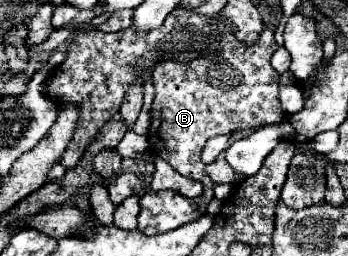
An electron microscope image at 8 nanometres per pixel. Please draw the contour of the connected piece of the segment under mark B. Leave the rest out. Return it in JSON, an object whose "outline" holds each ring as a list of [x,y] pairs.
{"outline":[[[226,17],[216,25],[218,37],[210,39],[202,57],[188,63],[160,61],[154,67],[154,101],[152,123],[148,131],[150,149],[156,151],[174,171],[204,185],[204,193],[196,199],[184,199],[184,223],[206,213],[206,205],[214,199],[214,183],[204,171],[200,151],[210,137],[238,130],[275,124],[284,119],[278,98],[280,75],[272,69],[270,57],[278,49],[274,41],[274,25],[266,25],[256,43],[244,45],[232,33],[232,21]]]}

